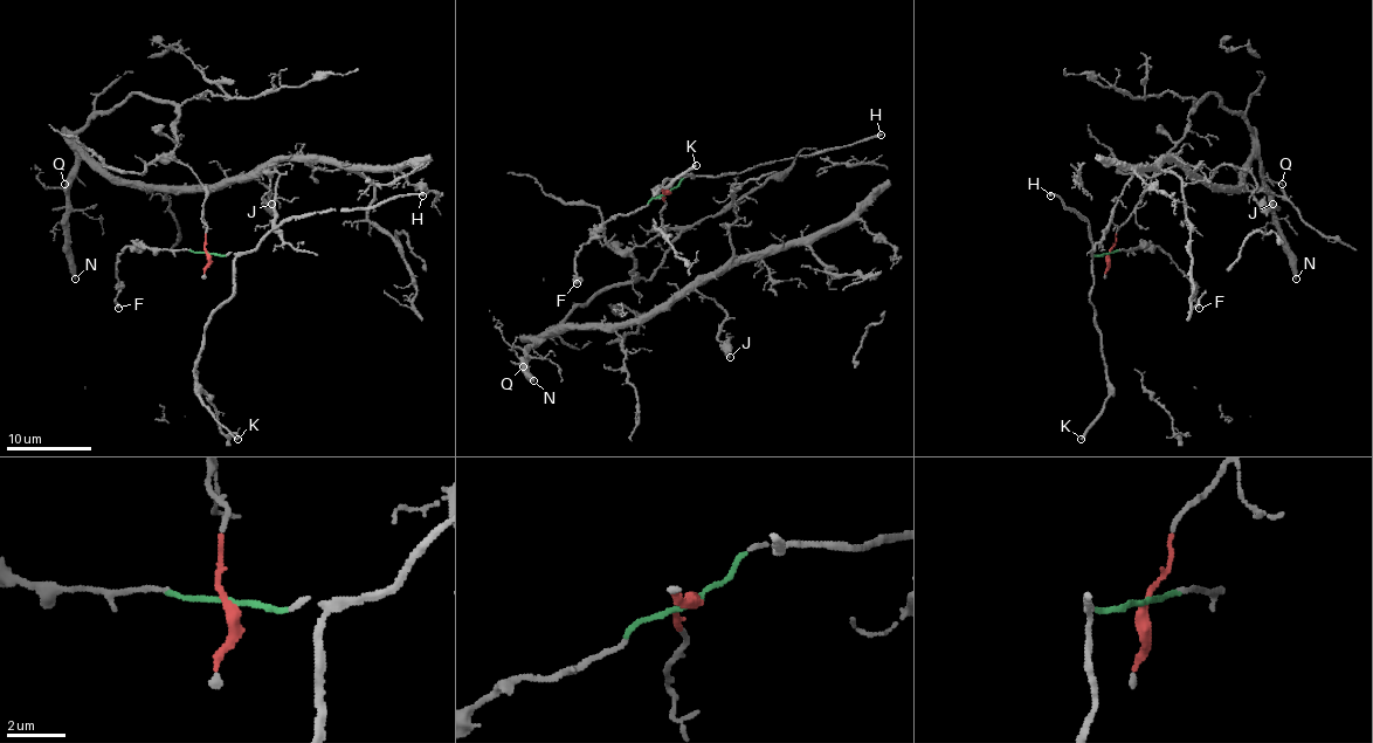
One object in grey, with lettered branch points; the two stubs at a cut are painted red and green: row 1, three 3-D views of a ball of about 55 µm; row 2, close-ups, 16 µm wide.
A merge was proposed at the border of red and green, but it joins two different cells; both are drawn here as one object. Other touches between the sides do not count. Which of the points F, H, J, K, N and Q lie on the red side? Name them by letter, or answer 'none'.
J, N, Q

